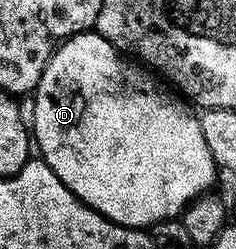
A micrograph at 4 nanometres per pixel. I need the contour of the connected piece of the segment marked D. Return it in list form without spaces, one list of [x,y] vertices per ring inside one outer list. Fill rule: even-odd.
[[[89,30],[69,36],[53,52],[34,93],[34,122],[30,125],[30,132],[34,137],[39,159],[48,164],[50,170],[54,170],[54,174],[58,174],[60,181],[79,200],[89,204],[96,212],[101,212],[107,220],[112,220],[116,224],[122,224],[133,230],[144,230],[149,226],[159,224],[160,221],[171,221],[173,218],[179,217],[191,200],[204,195],[213,187],[212,183],[216,180],[218,167],[211,156],[210,147],[206,144],[200,119],[201,117],[194,111],[193,105],[183,95],[173,91],[163,79],[157,78],[147,67],[141,66],[135,59],[129,58],[125,53],[116,49],[110,41],[102,38],[99,32]]]

